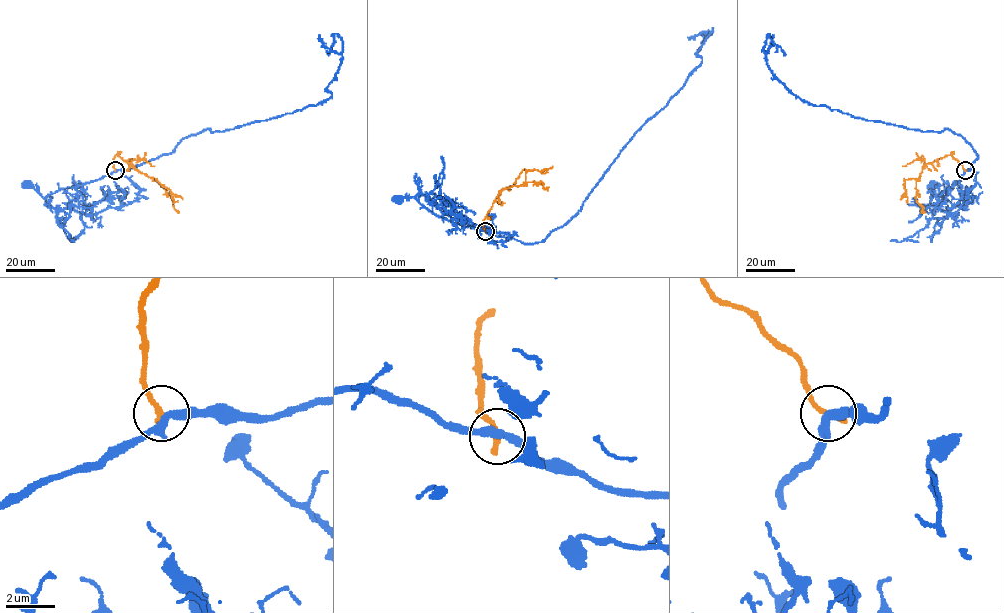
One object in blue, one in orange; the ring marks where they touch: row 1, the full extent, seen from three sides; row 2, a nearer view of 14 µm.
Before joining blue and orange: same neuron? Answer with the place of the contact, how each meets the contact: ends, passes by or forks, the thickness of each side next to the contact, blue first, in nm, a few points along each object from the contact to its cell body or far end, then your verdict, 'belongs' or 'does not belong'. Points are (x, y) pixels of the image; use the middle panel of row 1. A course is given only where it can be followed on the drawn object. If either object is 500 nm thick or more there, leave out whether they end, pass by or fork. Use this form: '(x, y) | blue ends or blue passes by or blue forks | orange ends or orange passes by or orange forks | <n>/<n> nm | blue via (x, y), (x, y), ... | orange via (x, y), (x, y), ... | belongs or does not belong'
(485, 231) | blue passes by | orange ends | 320/280 nm | blue via (485, 231), (438, 216), (414, 197), (398, 199) | orange via (485, 231), (483, 220), (502, 189), (521, 185), (527, 170), (541, 172), (552, 166) | does not belong

